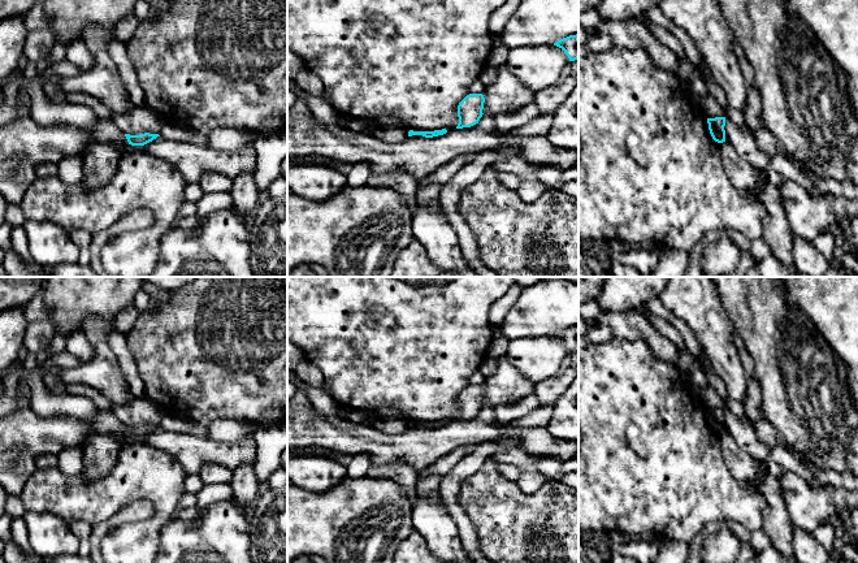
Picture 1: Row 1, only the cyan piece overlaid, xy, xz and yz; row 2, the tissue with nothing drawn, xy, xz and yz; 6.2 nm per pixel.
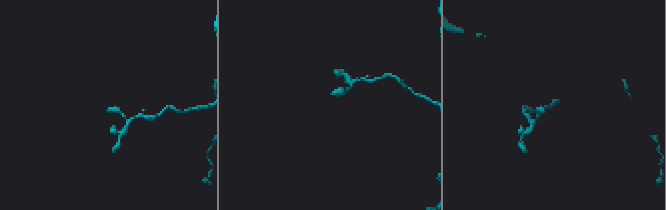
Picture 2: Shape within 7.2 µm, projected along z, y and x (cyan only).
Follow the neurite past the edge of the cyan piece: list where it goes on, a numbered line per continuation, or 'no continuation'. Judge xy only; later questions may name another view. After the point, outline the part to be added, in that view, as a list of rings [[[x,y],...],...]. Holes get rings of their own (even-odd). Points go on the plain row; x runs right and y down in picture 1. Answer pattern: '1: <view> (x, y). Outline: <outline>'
no continuation

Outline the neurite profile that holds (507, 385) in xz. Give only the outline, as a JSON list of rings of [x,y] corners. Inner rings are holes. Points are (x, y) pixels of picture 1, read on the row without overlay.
[[[502,356],[495,373],[484,381],[484,406],[511,406],[533,395],[534,387],[507,359]]]

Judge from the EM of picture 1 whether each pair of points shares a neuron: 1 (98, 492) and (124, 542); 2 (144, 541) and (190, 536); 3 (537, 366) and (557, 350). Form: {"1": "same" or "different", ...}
{"1": "same", "2": "different", "3": "same"}

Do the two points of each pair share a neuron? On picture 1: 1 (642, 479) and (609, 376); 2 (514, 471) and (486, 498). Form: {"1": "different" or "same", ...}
{"1": "same", "2": "different"}

